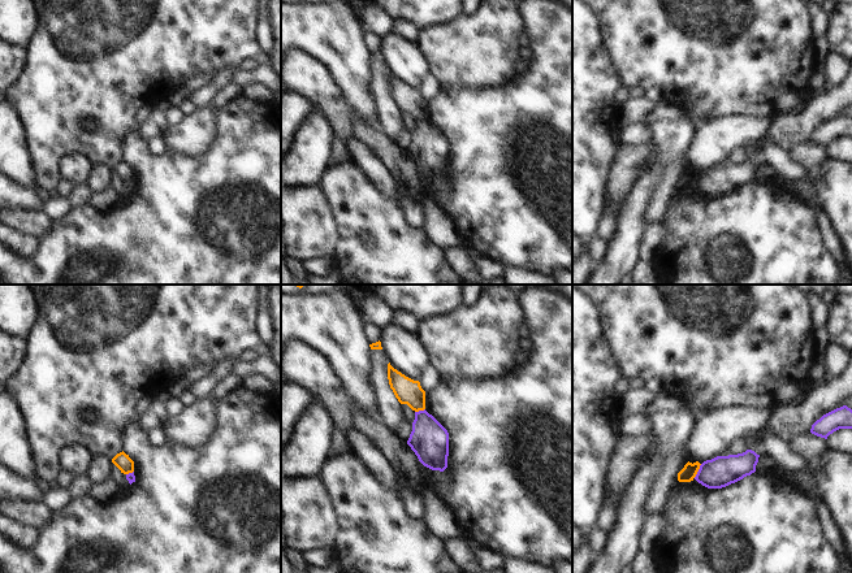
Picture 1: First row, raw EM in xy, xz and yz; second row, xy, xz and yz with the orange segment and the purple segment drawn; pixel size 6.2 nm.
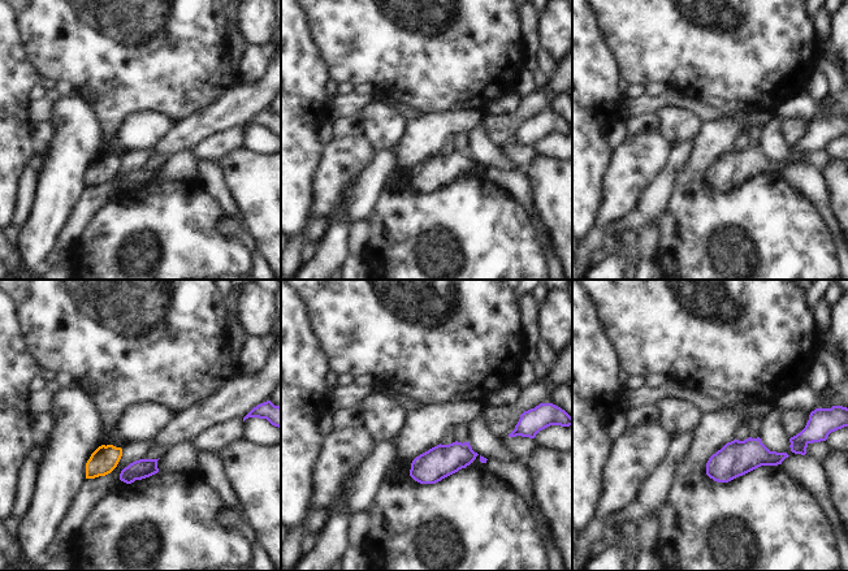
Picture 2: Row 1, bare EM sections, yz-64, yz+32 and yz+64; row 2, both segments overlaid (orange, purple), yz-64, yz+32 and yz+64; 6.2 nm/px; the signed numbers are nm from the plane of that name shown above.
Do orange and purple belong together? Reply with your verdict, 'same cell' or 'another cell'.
another cell

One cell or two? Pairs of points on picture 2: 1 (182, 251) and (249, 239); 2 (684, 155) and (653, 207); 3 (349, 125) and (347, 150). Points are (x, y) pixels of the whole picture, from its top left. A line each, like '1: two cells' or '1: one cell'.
1: two cells
2: one cell
3: two cells

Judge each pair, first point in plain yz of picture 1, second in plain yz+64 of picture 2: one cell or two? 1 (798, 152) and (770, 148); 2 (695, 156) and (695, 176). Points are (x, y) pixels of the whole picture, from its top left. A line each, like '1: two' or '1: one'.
1: two
2: one

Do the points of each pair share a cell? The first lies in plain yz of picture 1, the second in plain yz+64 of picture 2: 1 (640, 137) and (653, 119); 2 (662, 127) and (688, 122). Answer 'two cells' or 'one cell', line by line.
1: one cell
2: one cell

